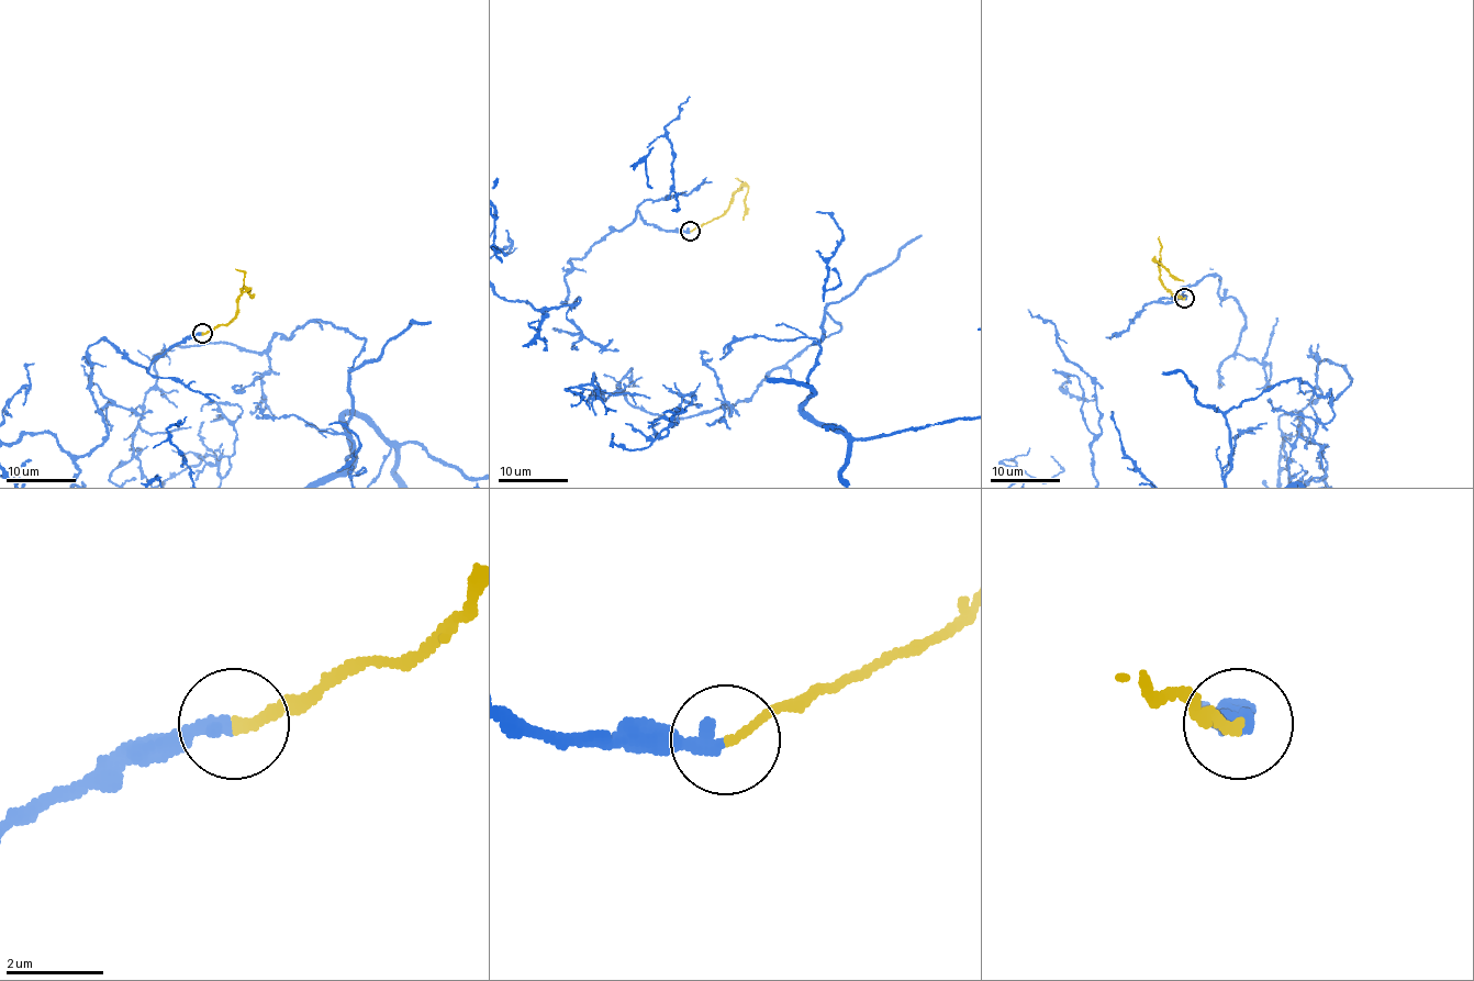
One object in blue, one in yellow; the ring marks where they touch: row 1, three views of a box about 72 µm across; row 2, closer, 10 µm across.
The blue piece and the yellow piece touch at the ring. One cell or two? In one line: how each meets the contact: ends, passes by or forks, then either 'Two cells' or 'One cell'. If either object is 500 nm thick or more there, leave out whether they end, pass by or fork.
At the ring blue ends. At the ring yellow ends. One cell

